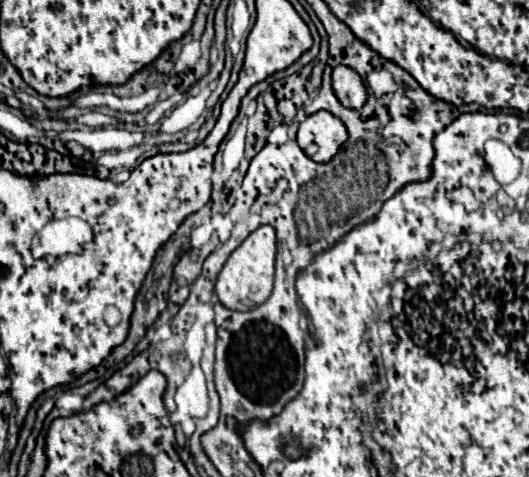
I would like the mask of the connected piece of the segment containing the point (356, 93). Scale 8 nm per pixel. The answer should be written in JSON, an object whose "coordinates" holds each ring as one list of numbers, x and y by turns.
{"coordinates":[[335,66,333,92,345,108,361,108,367,100,367,90,361,76,347,66]]}

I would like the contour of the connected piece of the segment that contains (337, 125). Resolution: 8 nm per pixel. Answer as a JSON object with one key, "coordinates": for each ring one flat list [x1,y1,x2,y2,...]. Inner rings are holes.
{"coordinates":[[325,110,307,116,297,132,297,142,301,150,315,162,329,162,345,140,345,124],[311,142,317,146,315,152,311,152]]}

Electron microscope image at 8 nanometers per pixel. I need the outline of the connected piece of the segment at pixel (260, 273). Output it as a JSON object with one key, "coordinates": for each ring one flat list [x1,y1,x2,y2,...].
{"coordinates":[[259,226,245,242,227,258,223,270,217,276,215,294,219,302,229,310,251,310,263,304,273,290,275,274,275,230,271,226]]}

